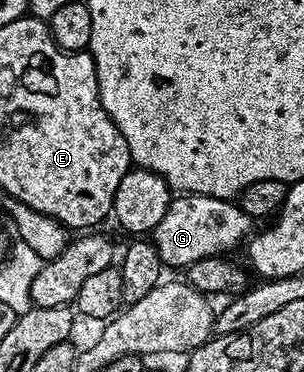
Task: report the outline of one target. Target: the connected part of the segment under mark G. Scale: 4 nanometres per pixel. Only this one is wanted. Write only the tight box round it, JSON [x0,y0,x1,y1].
[153,193,253,269]

